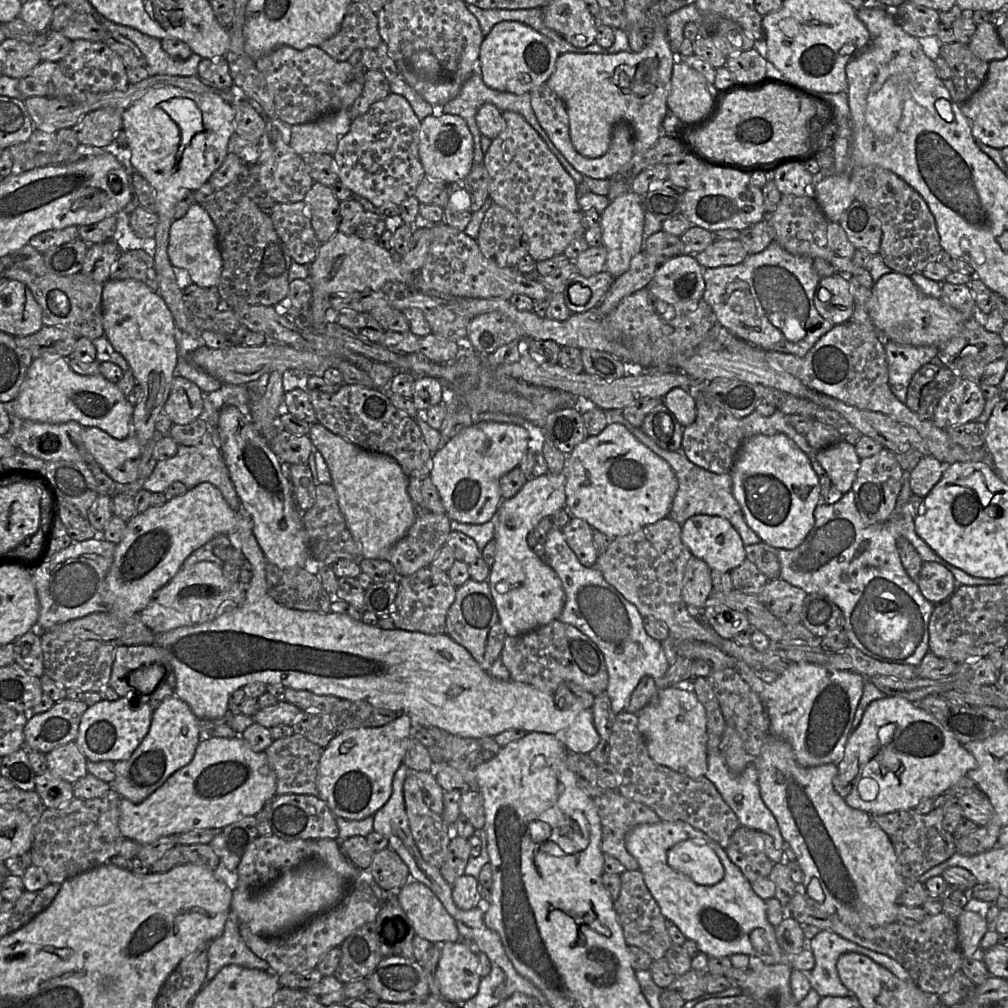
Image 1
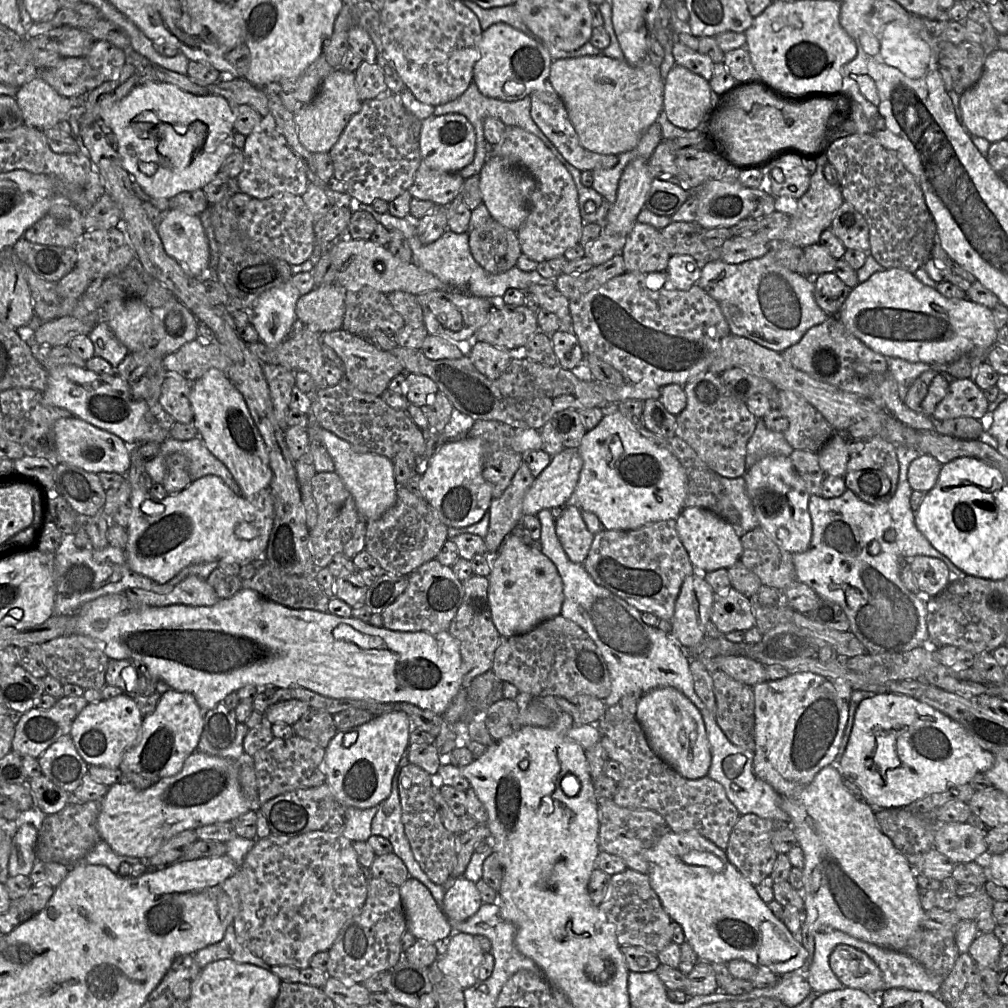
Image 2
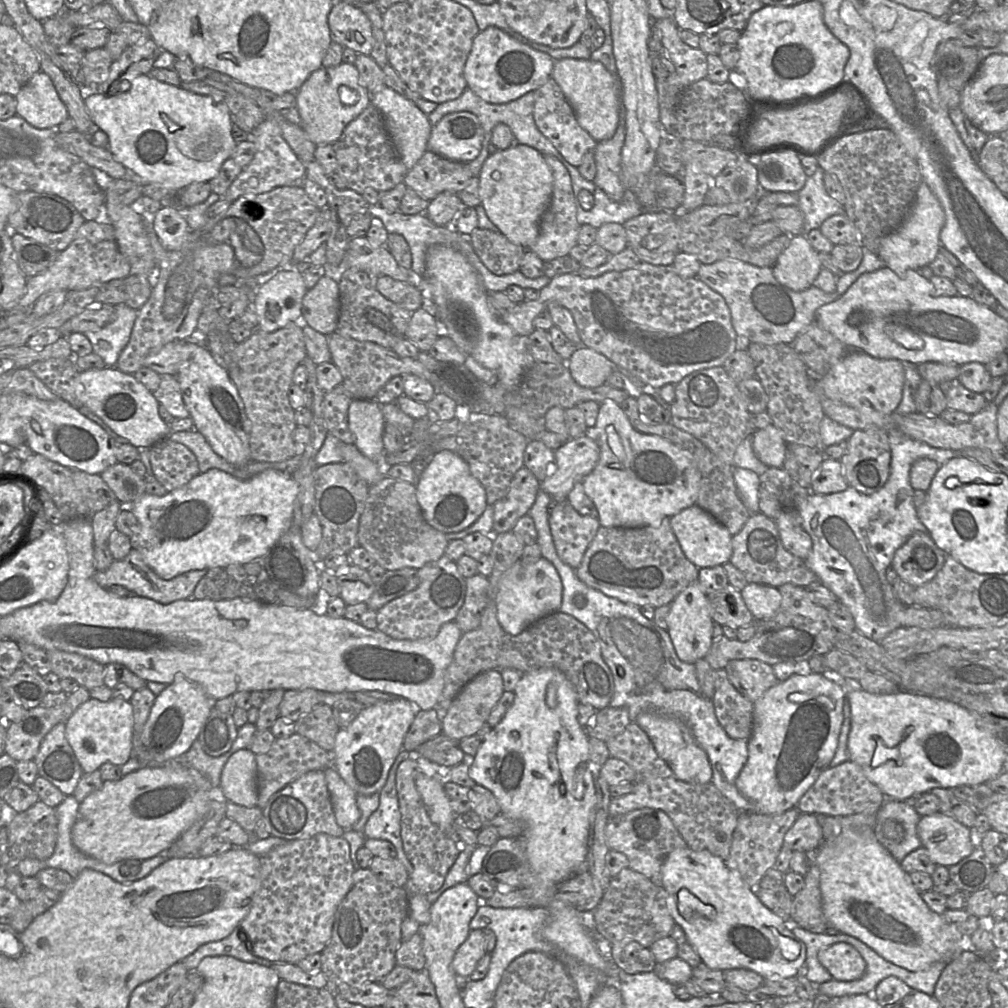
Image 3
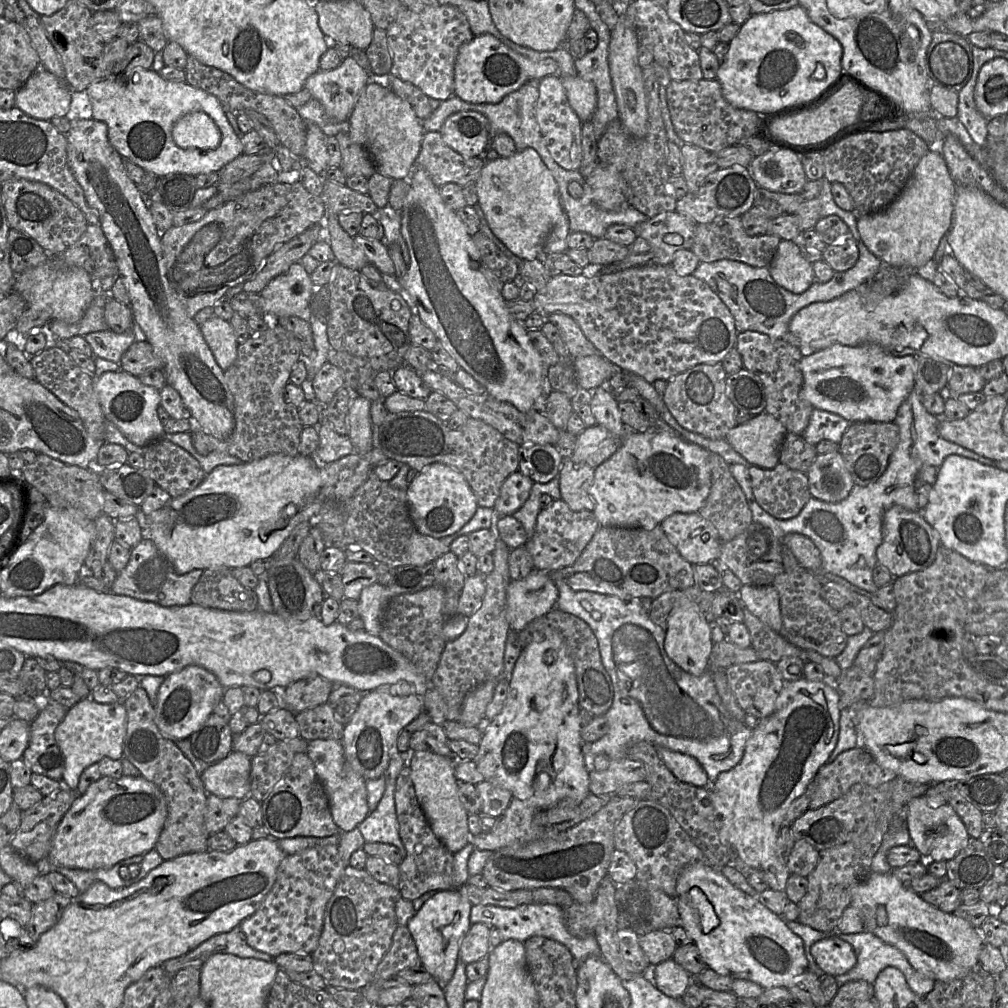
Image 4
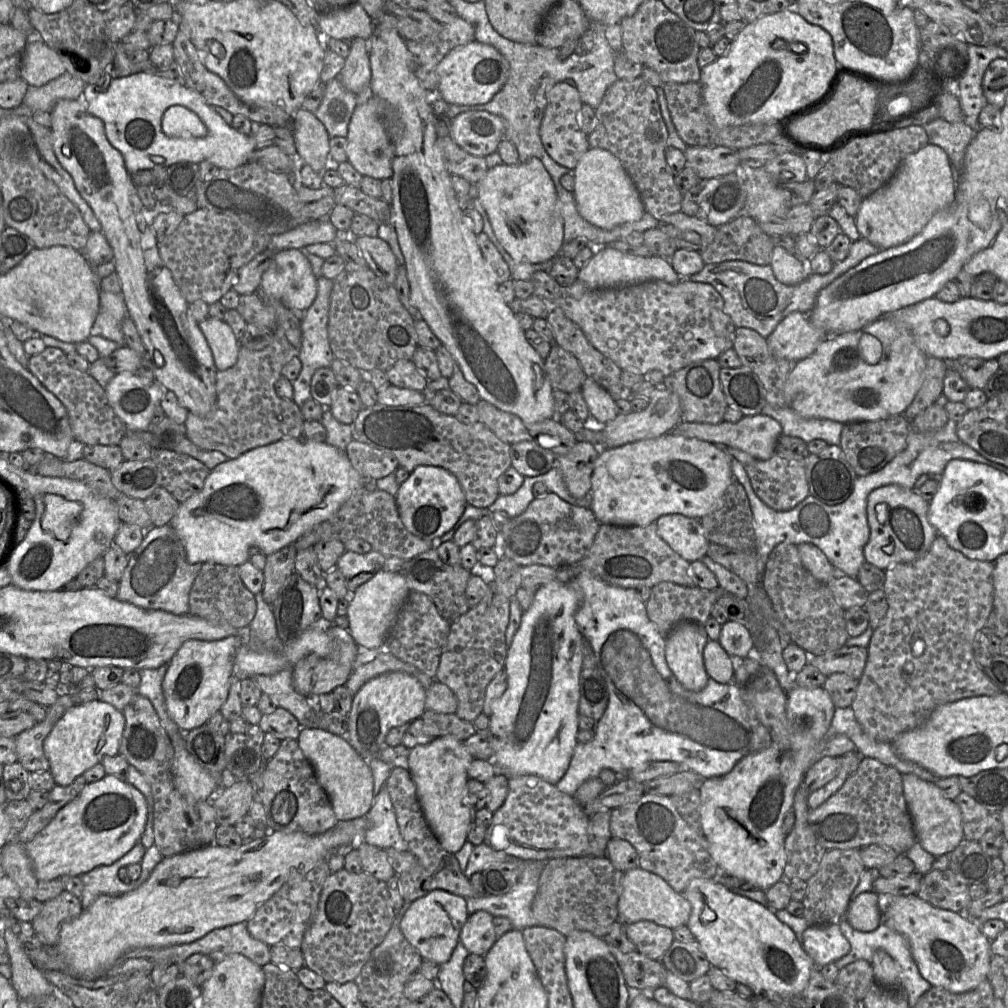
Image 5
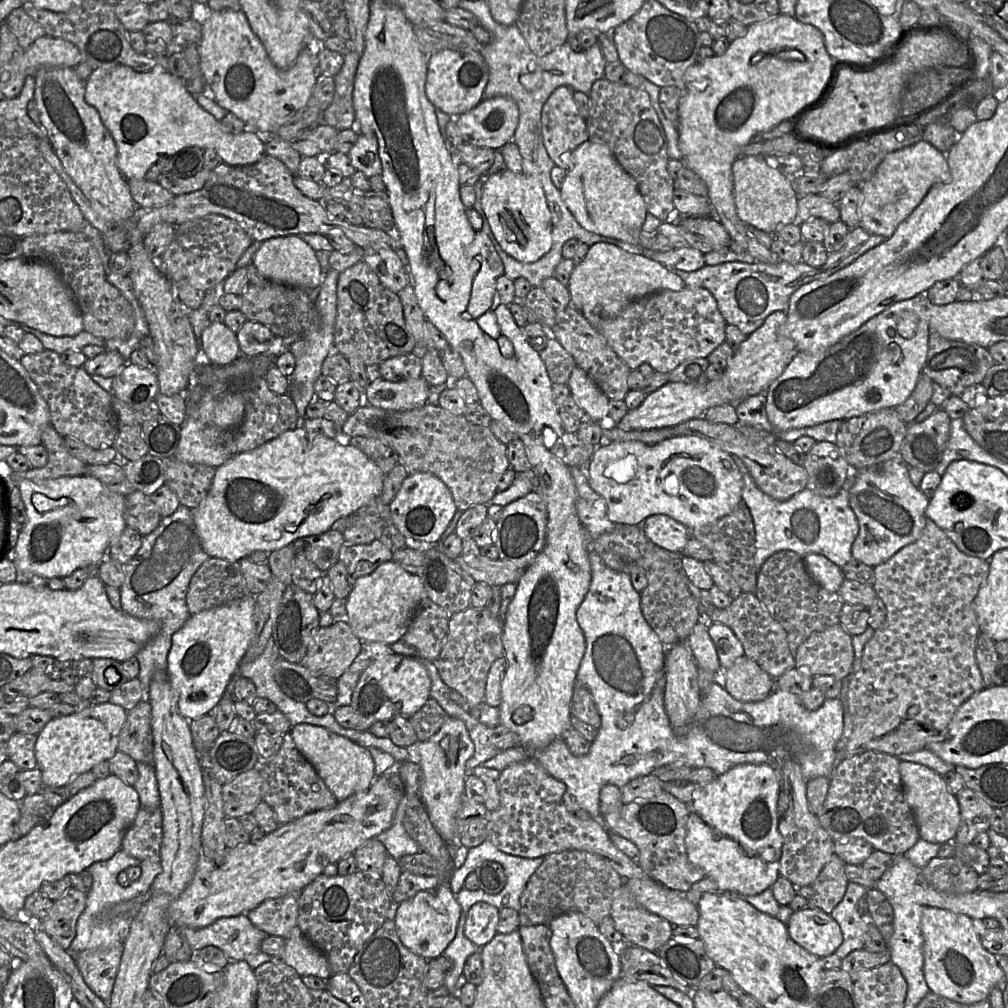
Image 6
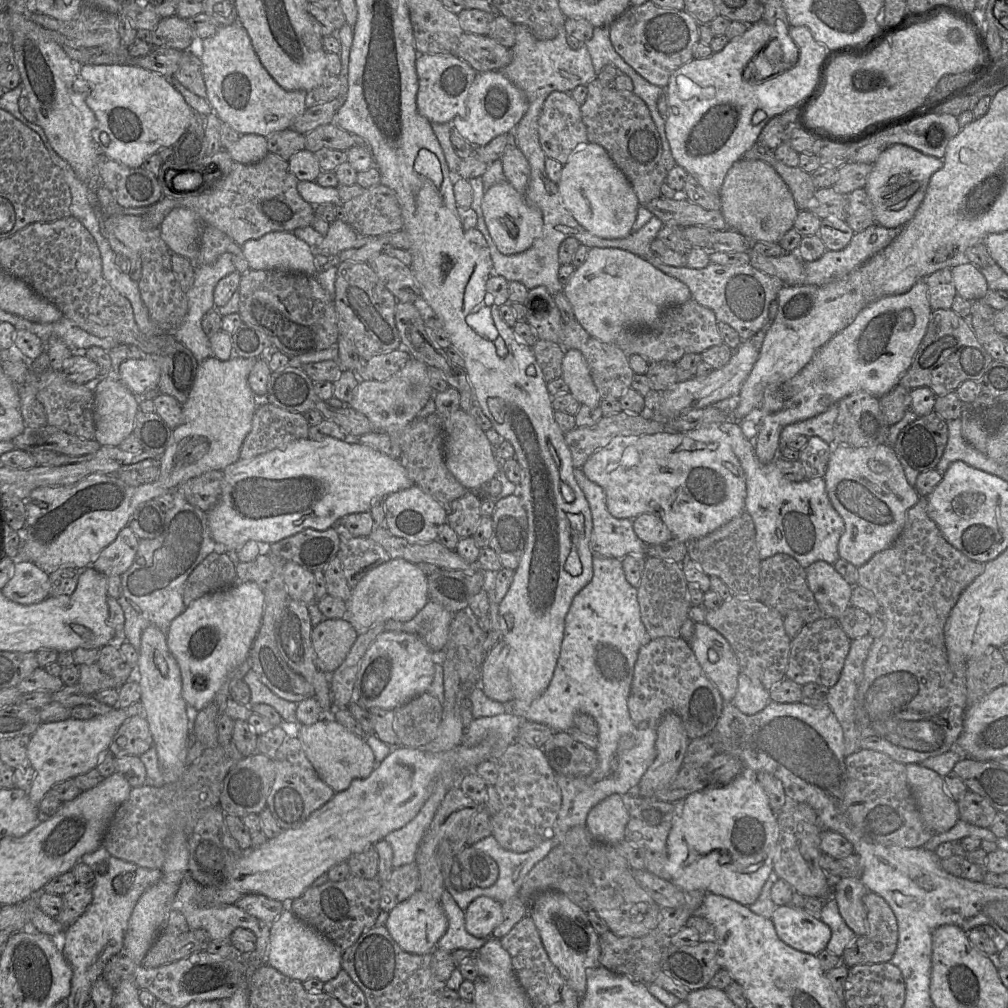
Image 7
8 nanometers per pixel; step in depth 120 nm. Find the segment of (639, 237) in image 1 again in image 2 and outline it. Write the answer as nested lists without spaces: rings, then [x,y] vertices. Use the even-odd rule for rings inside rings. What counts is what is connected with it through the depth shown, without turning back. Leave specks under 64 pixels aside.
[[[635,159],[627,164],[620,176],[617,196],[610,205],[603,232],[627,236],[645,207],[652,179],[648,161]]]

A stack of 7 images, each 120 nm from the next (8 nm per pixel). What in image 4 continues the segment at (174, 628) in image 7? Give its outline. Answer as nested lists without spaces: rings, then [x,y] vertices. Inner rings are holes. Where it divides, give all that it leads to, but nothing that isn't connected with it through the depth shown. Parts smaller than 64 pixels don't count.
[[[190,665],[169,674],[158,691],[155,706],[155,723],[163,737],[172,741],[189,738],[212,715],[215,706],[222,700],[225,687],[209,670]]]

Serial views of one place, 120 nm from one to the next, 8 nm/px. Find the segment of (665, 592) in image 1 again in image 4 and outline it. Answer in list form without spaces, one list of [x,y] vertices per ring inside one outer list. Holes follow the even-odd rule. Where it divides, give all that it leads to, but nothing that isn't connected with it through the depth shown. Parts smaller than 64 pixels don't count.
[[[661,525],[649,530],[600,526],[572,565],[548,573],[554,581],[563,580],[575,591],[592,591],[617,596],[626,601],[643,597],[655,599],[665,592],[686,589],[696,584],[693,565],[680,555]]]

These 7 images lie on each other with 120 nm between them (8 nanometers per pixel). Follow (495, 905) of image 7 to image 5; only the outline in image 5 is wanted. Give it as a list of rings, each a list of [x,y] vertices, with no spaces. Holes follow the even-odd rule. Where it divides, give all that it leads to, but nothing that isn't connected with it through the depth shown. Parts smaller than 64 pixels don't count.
[[[484,910],[468,916],[459,939],[470,954],[484,956],[497,940],[493,918]]]

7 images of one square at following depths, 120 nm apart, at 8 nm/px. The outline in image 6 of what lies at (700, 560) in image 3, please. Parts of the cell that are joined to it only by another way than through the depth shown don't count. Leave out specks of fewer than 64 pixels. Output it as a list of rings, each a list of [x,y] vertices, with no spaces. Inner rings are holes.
[[[665,514],[647,517],[642,528],[653,543],[673,553],[682,553],[691,537],[691,531],[685,525]]]

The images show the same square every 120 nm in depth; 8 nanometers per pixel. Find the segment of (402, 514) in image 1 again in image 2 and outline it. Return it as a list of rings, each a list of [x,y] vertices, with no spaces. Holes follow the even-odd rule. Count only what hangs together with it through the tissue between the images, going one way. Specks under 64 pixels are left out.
[[[322,428],[321,439],[333,459],[335,472],[352,494],[357,509],[366,521],[379,519],[397,500],[397,483],[391,459],[375,453],[361,453],[346,440]]]

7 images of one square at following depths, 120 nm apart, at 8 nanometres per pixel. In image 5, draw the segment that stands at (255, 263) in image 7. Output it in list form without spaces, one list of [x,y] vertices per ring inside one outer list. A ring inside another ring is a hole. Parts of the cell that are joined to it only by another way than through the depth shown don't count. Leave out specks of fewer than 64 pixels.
[[[292,248],[277,252],[262,275],[260,290],[263,299],[279,301],[297,313],[305,312],[316,297],[317,278],[313,275],[310,262],[303,250]]]

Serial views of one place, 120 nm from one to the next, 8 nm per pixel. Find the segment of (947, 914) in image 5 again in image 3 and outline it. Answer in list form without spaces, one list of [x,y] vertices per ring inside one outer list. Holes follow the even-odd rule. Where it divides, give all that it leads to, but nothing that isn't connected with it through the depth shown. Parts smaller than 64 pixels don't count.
[[[816,815],[824,841],[816,850],[813,862],[820,870],[822,908],[829,927],[851,935],[875,950],[884,959],[911,971],[920,971],[939,961],[951,962],[962,951],[971,949],[970,936],[963,936],[941,914],[932,911],[890,852],[877,839],[874,828],[842,829],[840,817]]]

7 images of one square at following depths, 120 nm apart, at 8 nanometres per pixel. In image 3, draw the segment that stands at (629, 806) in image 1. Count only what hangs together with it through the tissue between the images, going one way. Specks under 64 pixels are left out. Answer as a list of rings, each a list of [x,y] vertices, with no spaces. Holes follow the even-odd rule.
[[[640,808],[610,817],[605,831],[611,850],[623,853],[629,860],[629,867],[643,875],[657,886],[662,886],[662,866],[667,856],[675,849],[686,847],[671,818],[662,810]]]

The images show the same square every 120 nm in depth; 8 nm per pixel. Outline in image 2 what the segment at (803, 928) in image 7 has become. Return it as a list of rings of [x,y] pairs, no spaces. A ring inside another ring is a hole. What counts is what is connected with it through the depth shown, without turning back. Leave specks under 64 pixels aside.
[[[847,944],[837,945],[829,956],[833,973],[844,987],[859,989],[877,999],[881,1007],[881,995],[885,990],[882,972],[877,964],[861,950]]]

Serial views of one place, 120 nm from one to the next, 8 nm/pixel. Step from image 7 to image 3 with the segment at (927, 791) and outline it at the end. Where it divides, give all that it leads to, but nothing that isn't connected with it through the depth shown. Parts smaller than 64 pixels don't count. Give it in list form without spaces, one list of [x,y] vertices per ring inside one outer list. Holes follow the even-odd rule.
[[[940,812],[920,818],[917,835],[936,865],[957,864],[975,849],[970,828]]]

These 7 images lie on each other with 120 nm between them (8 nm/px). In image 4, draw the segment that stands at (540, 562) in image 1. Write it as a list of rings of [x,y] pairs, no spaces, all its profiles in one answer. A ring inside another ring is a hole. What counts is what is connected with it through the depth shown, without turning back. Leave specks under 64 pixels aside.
[[[596,424],[585,428],[577,436],[571,459],[596,468],[610,458],[621,444],[621,437],[615,436],[602,425]],[[533,569],[525,579],[510,581],[506,618],[512,630],[524,630],[530,622],[556,607],[559,590],[548,572],[552,571]]]

